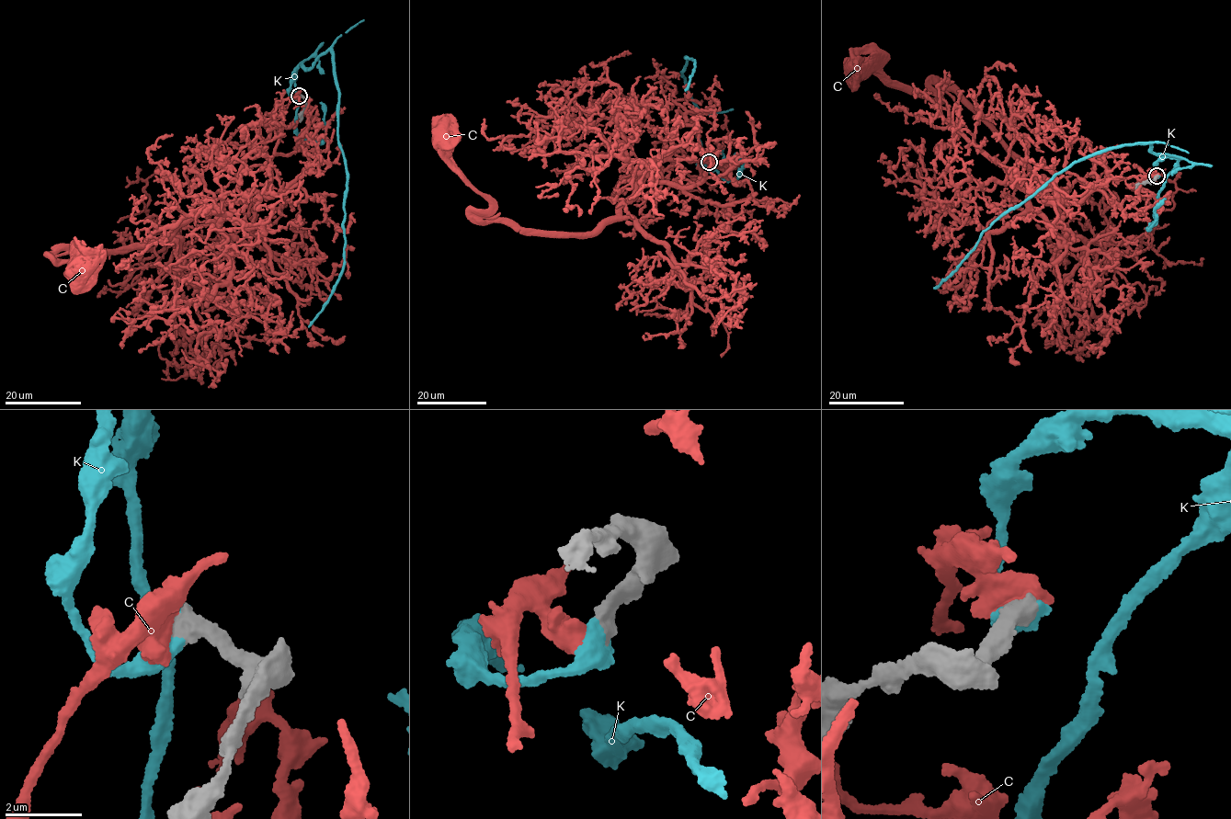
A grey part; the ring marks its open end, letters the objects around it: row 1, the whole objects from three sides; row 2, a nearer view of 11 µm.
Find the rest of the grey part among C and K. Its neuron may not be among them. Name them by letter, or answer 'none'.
K

